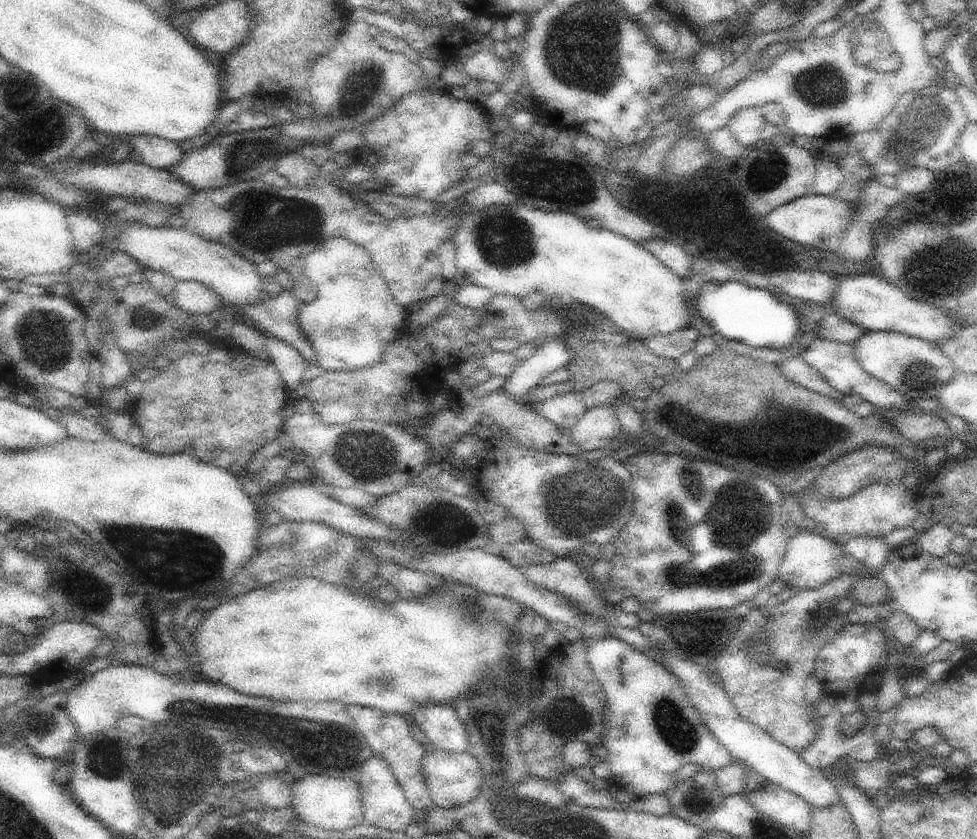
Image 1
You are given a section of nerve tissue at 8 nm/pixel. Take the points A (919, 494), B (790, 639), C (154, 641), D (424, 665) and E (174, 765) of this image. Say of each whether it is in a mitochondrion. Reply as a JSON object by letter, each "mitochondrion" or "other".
{"A":"other","B":"mitochondrion","C":"other","D":"other","E":"mitochondrion"}

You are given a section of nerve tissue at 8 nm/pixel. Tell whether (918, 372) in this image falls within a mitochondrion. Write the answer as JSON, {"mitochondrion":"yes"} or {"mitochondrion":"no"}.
{"mitochondrion":"yes"}

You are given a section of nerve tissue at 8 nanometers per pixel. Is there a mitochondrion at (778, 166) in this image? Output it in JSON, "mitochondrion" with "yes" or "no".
{"mitochondrion":"yes"}

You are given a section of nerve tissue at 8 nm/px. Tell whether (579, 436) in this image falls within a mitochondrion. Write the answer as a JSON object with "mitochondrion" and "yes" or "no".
{"mitochondrion":"no"}

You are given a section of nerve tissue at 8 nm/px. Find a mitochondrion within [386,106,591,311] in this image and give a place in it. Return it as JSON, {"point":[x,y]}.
{"point":[503,240]}

